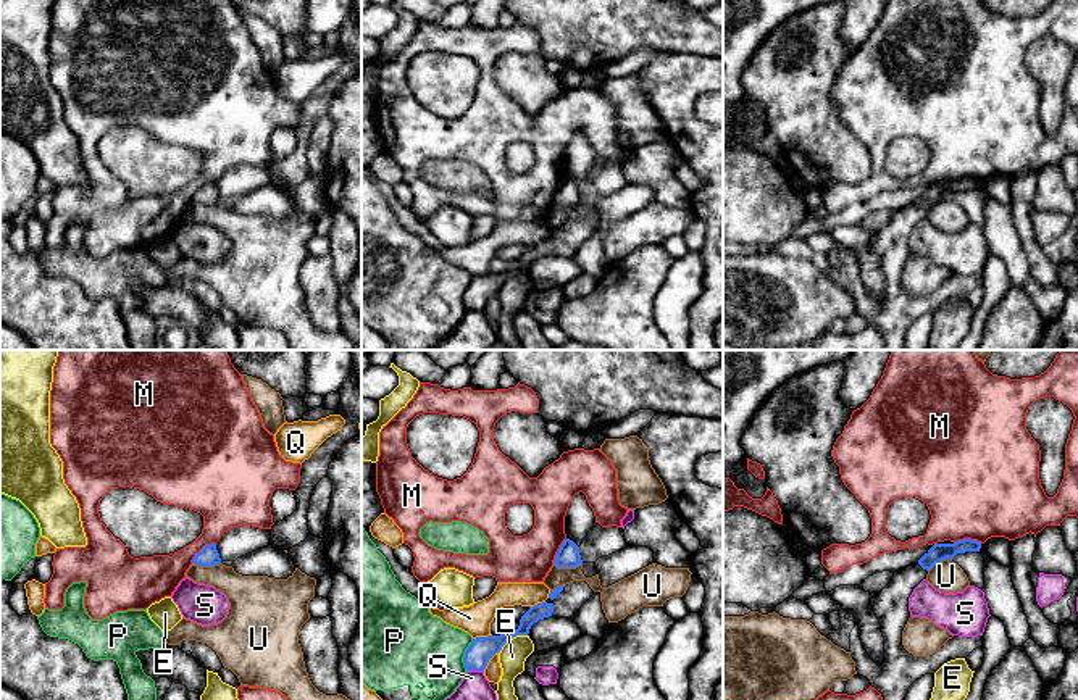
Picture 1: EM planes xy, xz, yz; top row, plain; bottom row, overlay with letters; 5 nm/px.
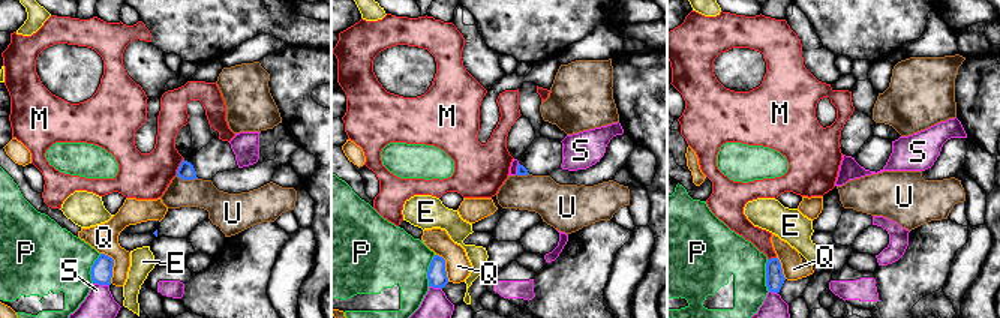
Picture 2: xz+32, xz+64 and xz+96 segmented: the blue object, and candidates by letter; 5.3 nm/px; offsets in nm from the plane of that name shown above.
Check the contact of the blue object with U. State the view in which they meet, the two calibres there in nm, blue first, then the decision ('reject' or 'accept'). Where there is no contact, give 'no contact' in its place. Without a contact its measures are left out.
xy | 100/190 nm | reject

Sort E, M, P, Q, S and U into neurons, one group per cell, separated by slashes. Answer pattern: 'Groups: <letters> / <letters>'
Groups: E / M / P / Q / S / U

